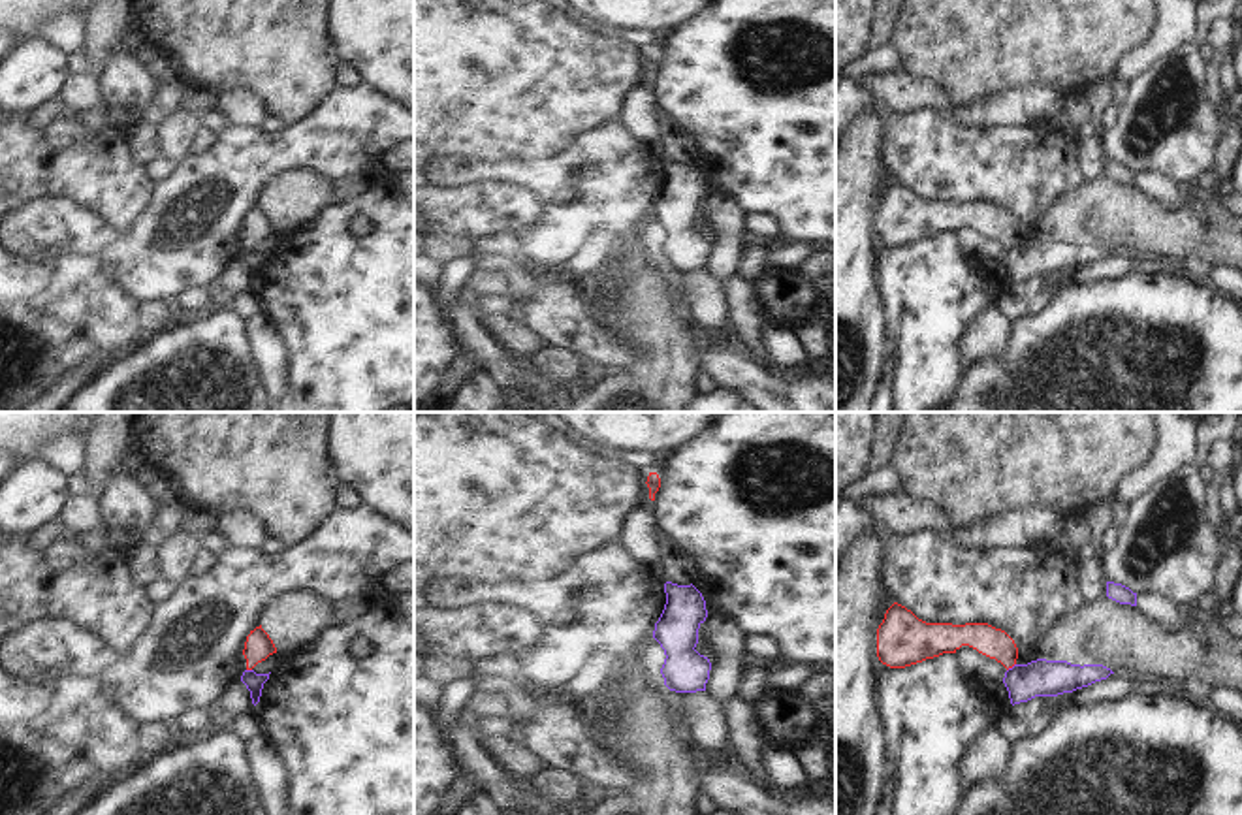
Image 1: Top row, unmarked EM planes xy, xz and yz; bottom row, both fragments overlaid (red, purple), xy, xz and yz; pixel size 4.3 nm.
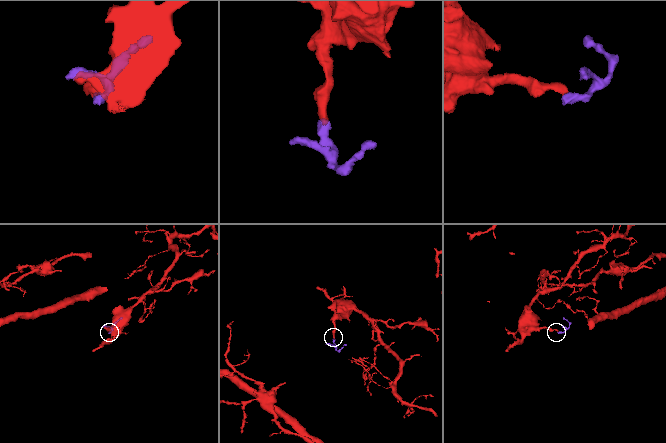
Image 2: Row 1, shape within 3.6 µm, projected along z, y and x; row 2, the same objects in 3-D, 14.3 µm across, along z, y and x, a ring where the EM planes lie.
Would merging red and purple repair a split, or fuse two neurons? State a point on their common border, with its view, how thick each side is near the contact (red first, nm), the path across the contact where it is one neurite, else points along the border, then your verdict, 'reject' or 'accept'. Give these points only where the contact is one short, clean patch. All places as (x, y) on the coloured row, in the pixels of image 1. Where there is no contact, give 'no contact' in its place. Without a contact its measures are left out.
contact yz (1011, 667); calibres 130 and 160 nm; border yz (1015, 663), (1007, 671); reject

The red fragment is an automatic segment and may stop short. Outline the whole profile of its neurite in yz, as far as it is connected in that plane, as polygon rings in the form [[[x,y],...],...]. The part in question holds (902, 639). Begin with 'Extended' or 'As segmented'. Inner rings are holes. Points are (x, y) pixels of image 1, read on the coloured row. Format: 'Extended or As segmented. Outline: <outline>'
As segmented. Outline: [[[894,602],[877,629],[877,657],[890,668],[905,668],[969,646],[995,659],[1007,670],[1016,664],[1018,647],[1001,629],[988,623],[926,623]]]

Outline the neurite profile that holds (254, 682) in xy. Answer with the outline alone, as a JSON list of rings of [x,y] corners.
[[[245,670],[241,681],[250,691],[252,704],[256,706],[262,696],[263,683],[269,679],[269,674],[256,674],[254,670]]]

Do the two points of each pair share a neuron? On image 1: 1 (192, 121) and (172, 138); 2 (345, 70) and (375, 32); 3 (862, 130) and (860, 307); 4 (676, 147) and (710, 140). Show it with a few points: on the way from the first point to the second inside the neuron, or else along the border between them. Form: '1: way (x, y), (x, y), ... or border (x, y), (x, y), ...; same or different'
1: way (187, 123), (177, 132); same
2: border (345, 59), (364, 79); different
3: way (855, 174), (855, 264); same
4: border (663, 111), (691, 136), (693, 160); different

